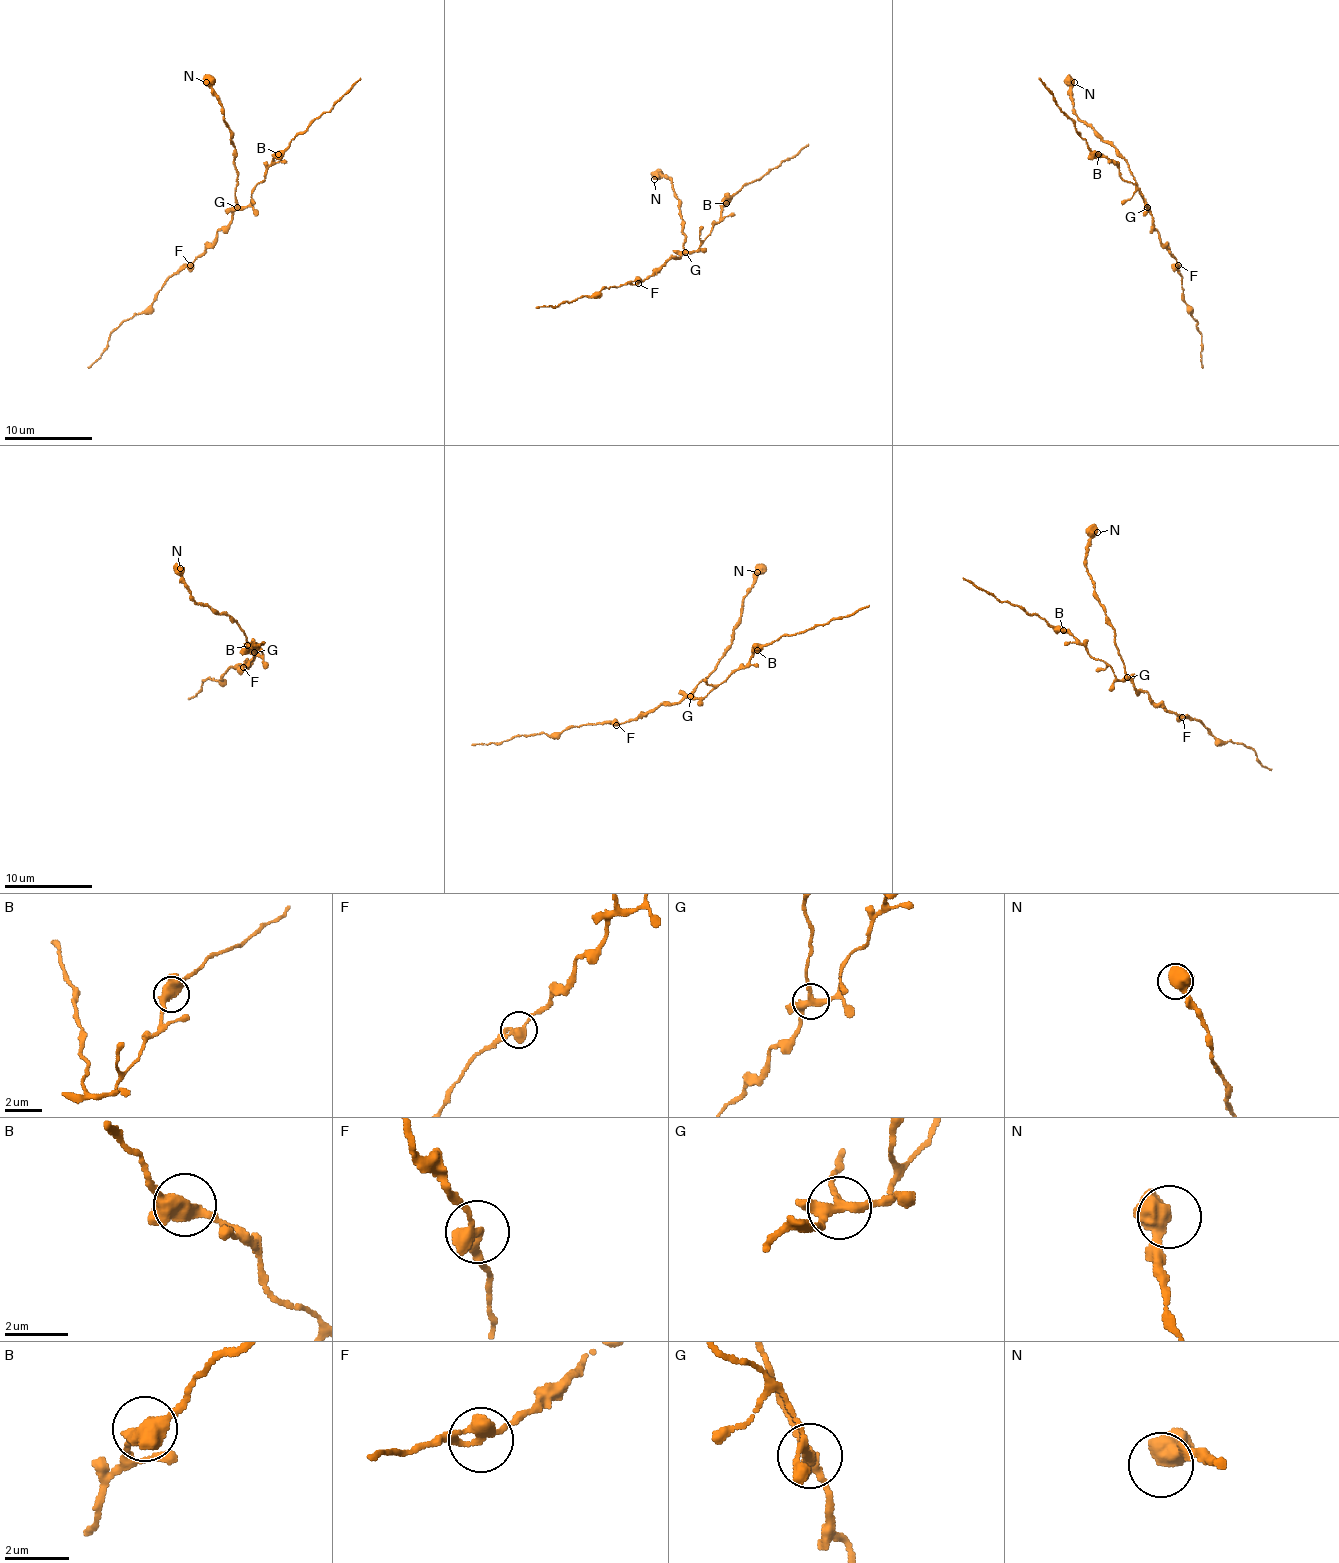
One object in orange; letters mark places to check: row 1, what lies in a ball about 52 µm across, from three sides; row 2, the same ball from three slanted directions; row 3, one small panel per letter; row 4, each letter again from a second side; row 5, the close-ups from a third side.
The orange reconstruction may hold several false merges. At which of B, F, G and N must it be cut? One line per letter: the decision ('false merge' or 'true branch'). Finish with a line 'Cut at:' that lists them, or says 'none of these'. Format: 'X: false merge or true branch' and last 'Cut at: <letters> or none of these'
B: true branch
F: true branch
G: true branch
N: true branch
Cut at: none of these

